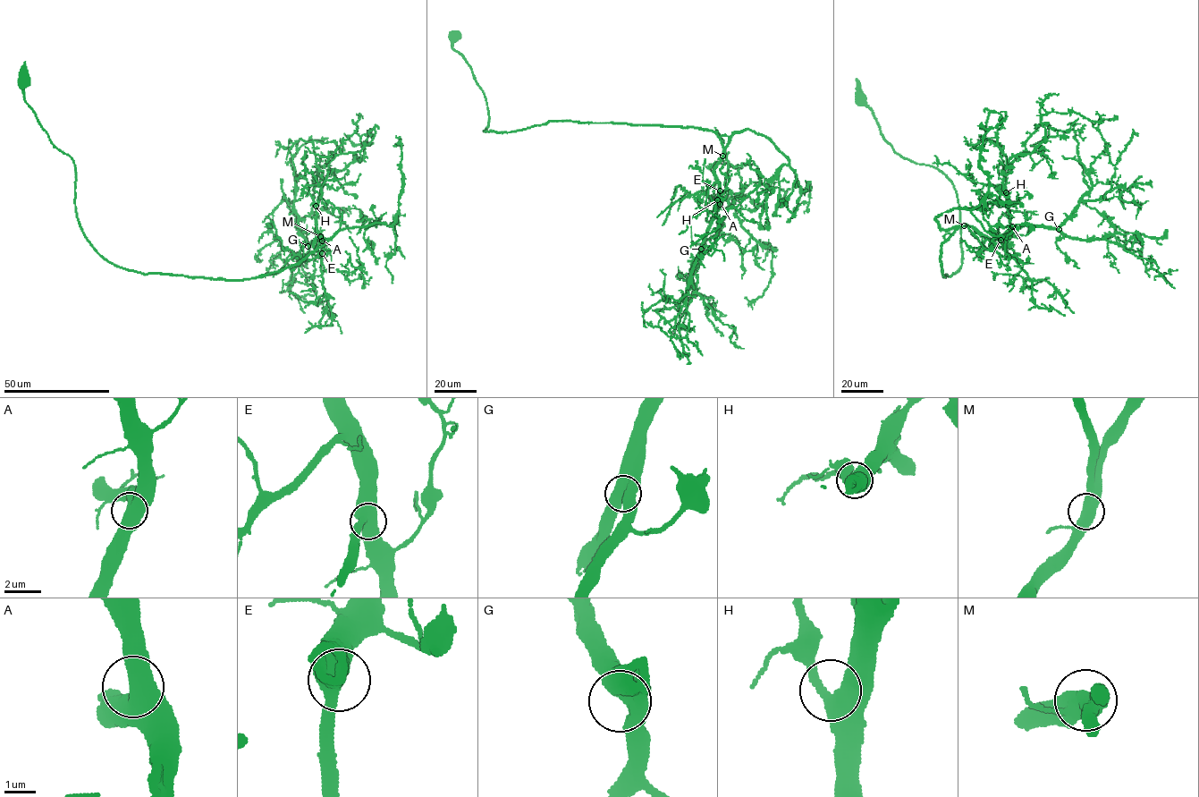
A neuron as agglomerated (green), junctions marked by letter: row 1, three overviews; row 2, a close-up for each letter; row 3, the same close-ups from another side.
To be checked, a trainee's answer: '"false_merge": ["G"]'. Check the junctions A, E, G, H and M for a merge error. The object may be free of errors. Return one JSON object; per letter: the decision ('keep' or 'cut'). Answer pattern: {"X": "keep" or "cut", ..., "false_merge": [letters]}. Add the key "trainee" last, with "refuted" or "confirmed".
{"A": "keep", "E": "keep", "G": "keep", "H": "keep", "M": "keep", "false_merge": [], "trainee": "refuted"}

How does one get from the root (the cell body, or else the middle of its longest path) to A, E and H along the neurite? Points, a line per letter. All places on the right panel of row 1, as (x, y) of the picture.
A: (861, 99), (897, 153), (953, 185), (962, 262), (942, 275), (941, 246), (957, 229), (998, 238), (1012, 226)
E: (861, 99), (897, 153), (936, 167), (953, 185), (962, 262), (942, 275), (941, 246), (958, 228), (1000, 240)
H: (861, 99), (897, 153), (953, 185), (962, 256), (944, 276), (941, 246), (957, 229), (1009, 227), (1006, 192)

